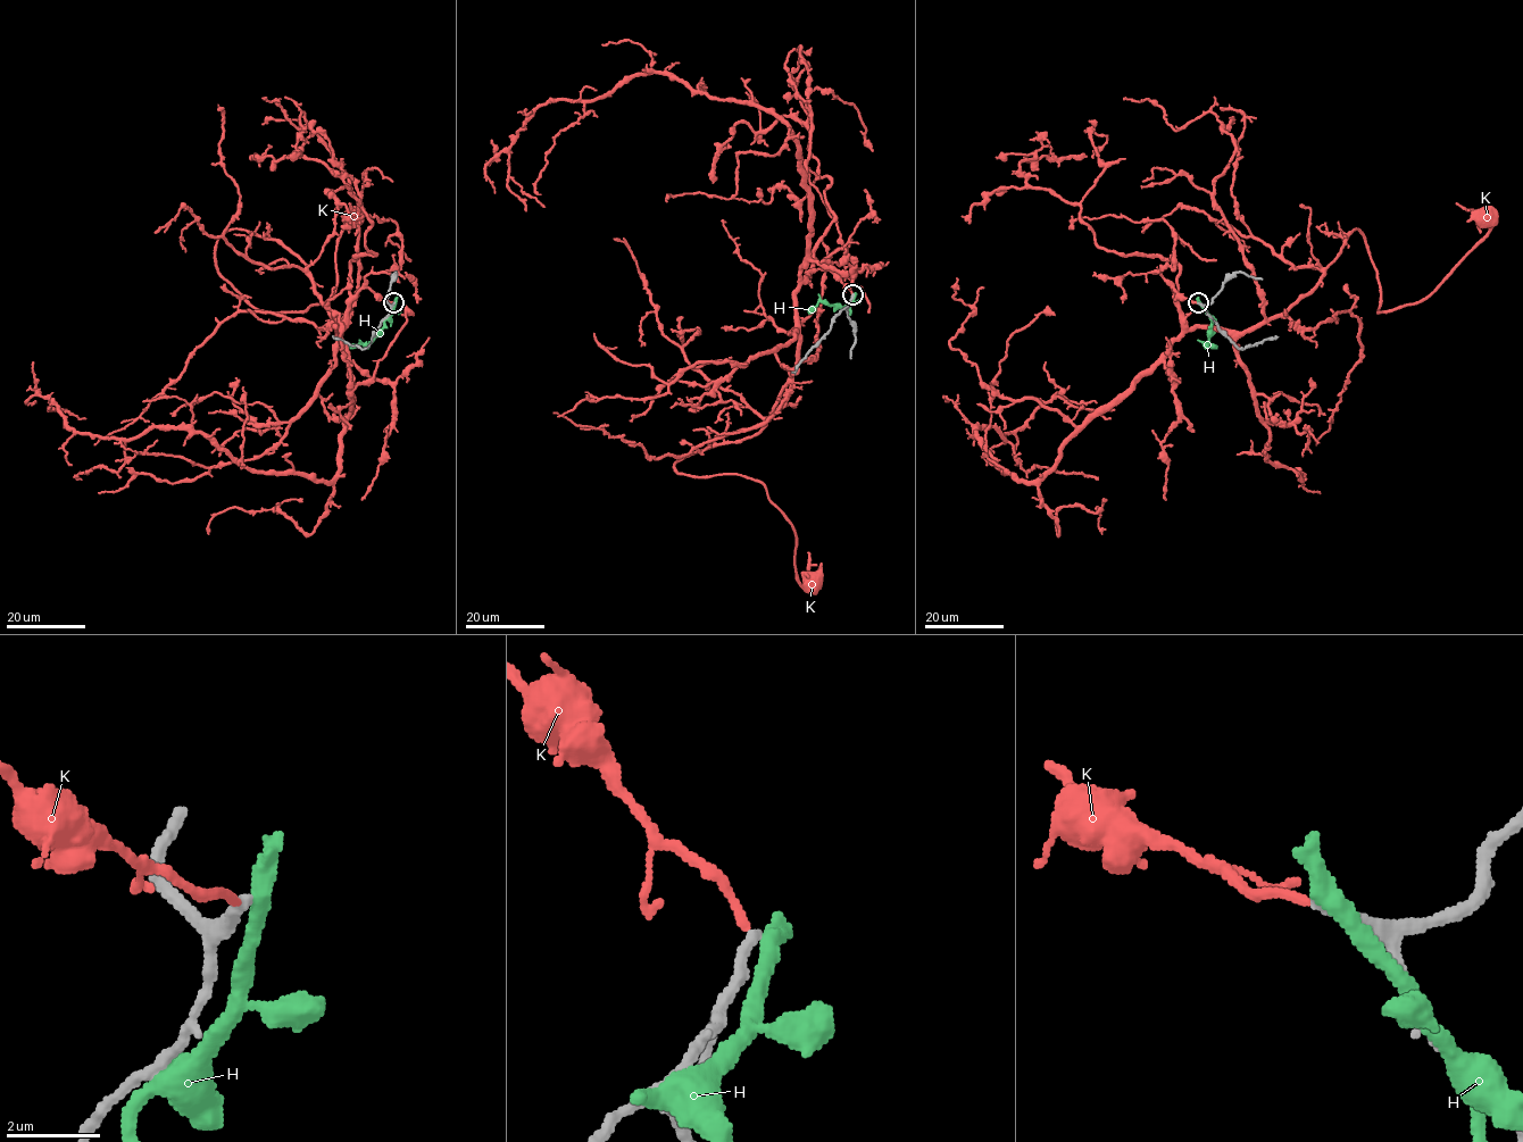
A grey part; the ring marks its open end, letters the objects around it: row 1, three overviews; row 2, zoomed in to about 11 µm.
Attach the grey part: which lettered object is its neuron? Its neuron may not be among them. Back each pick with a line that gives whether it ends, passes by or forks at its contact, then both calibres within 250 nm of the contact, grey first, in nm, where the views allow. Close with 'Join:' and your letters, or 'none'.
Join: none

